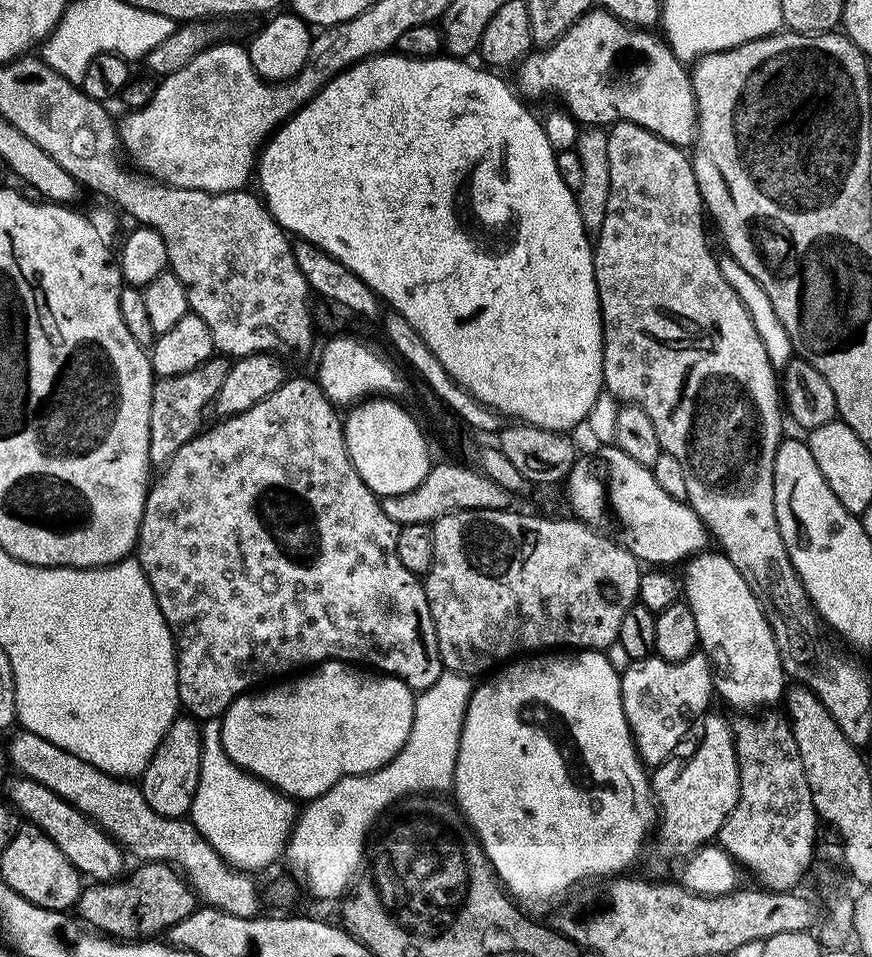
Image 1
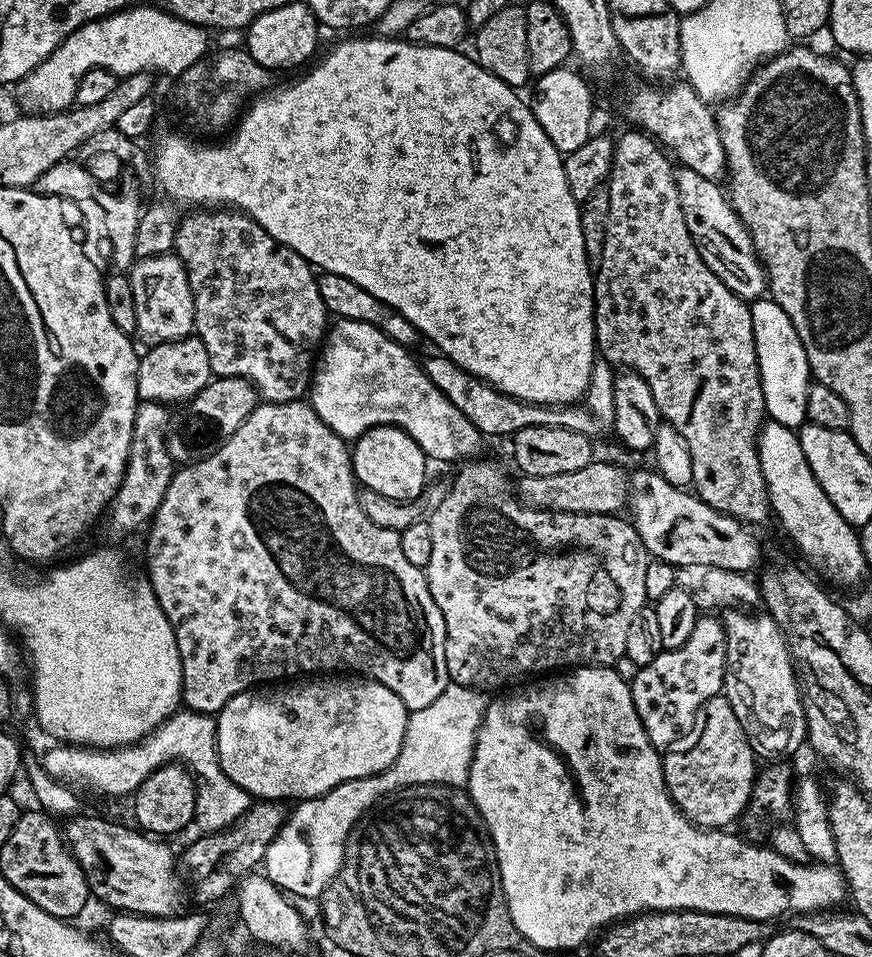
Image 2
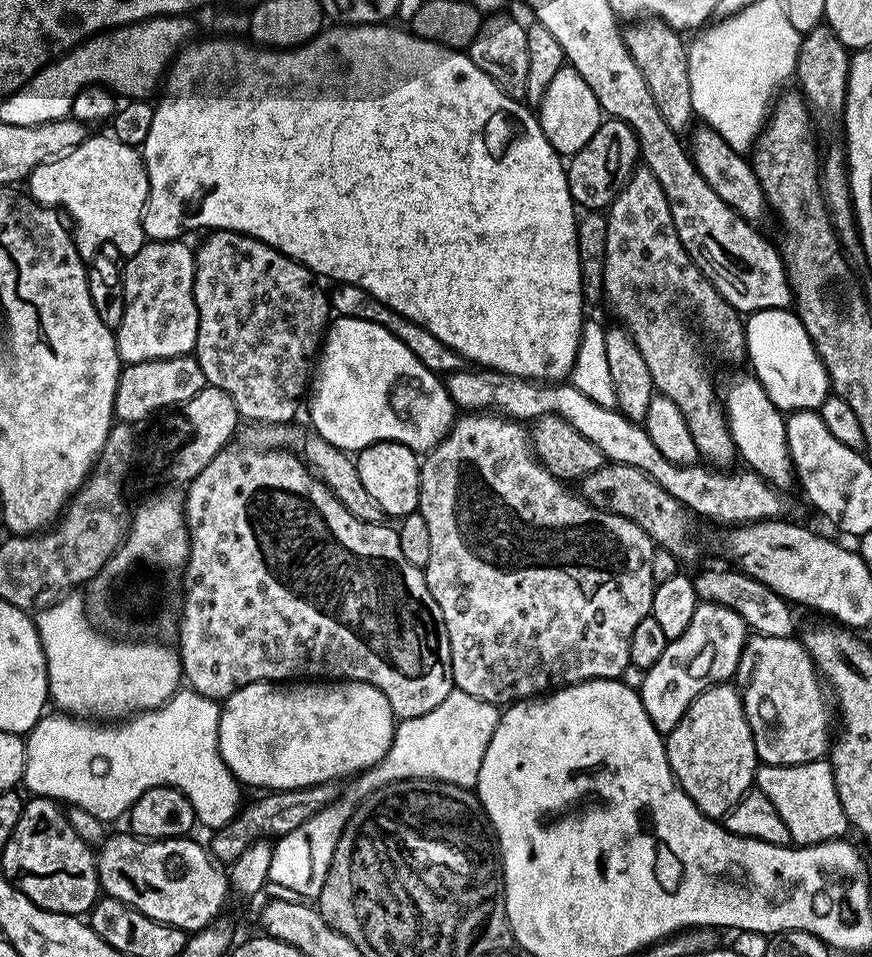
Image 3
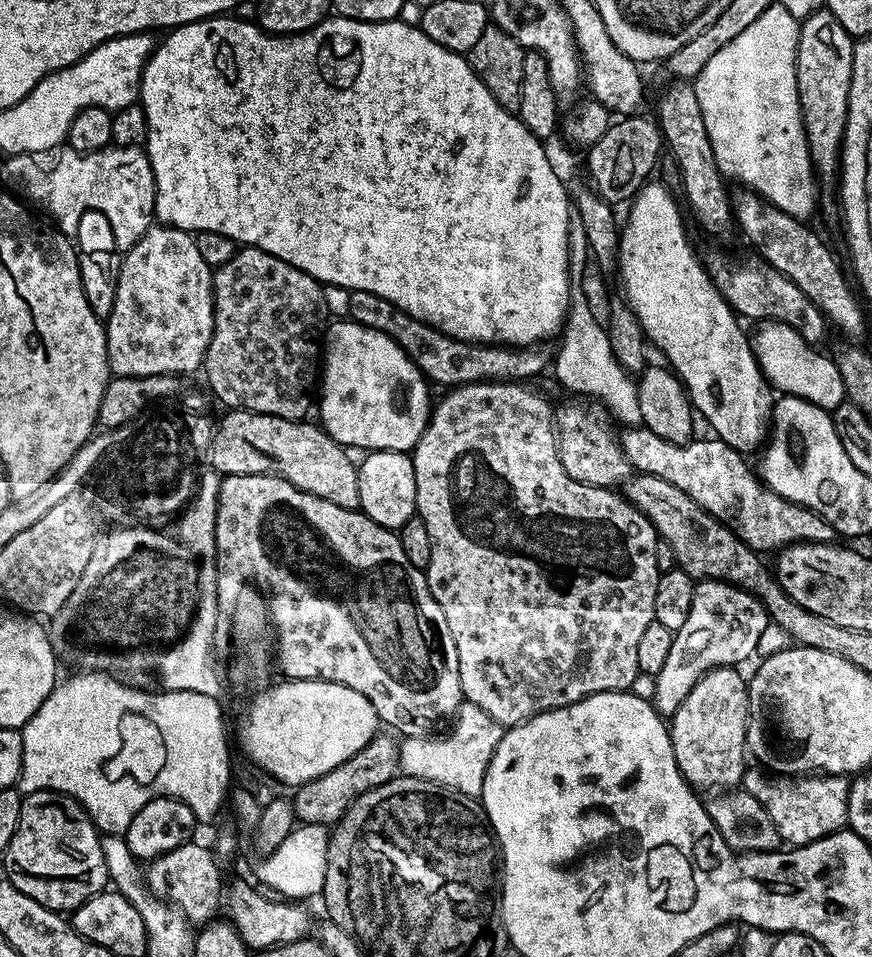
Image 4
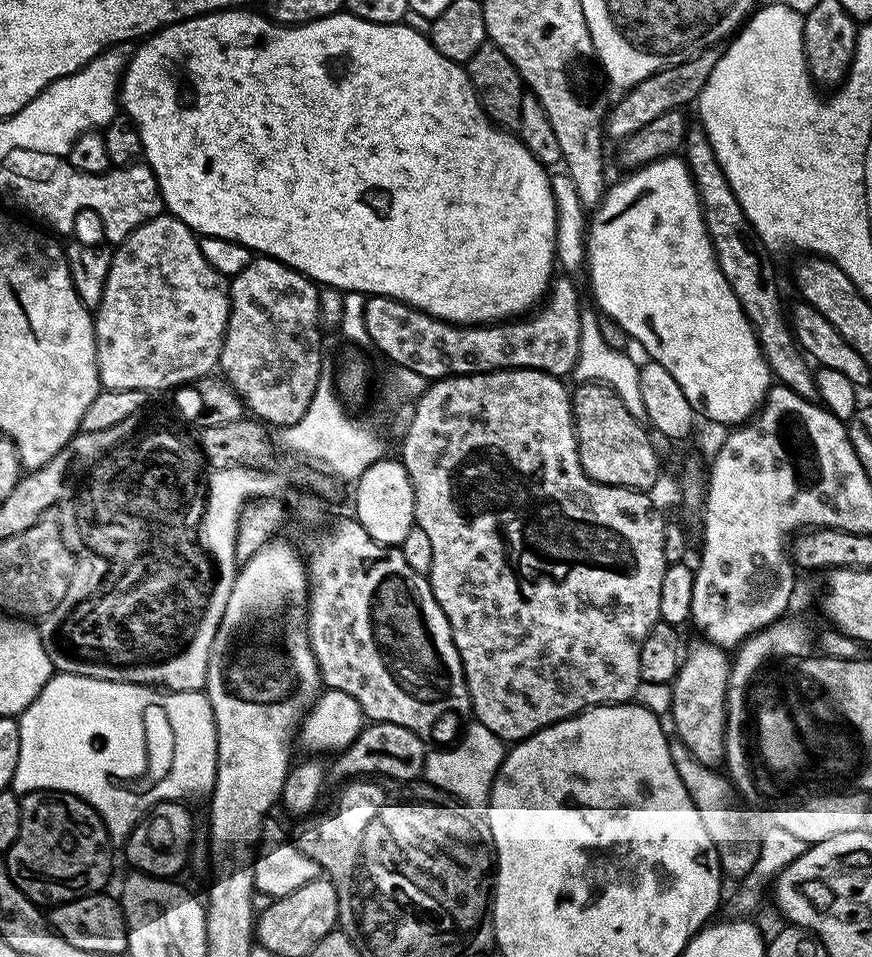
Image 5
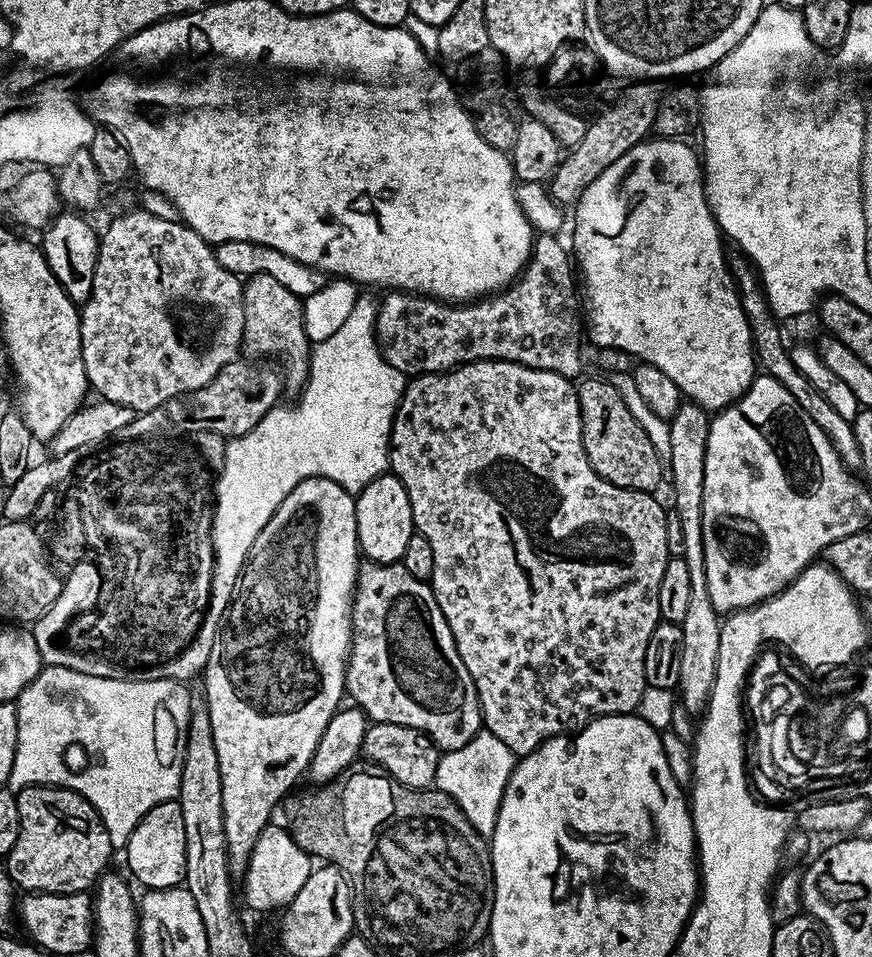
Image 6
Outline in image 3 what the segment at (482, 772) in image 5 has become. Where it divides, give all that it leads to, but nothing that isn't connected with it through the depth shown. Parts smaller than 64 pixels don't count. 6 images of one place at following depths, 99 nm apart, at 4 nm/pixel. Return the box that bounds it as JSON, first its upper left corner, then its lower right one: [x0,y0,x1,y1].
[352,687,501,798]

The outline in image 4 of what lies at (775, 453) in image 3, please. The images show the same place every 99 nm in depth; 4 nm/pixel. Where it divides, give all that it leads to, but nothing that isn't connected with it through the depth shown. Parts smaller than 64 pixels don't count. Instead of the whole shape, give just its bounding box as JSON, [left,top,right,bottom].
[618,182,774,454]

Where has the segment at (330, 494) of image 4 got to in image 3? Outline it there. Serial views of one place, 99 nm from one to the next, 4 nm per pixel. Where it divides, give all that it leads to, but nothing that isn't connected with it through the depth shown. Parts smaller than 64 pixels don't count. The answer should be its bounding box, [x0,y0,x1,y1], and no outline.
[247,422,385,524]

